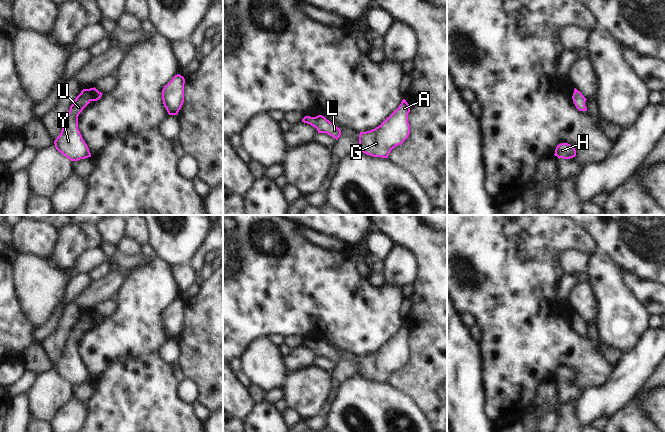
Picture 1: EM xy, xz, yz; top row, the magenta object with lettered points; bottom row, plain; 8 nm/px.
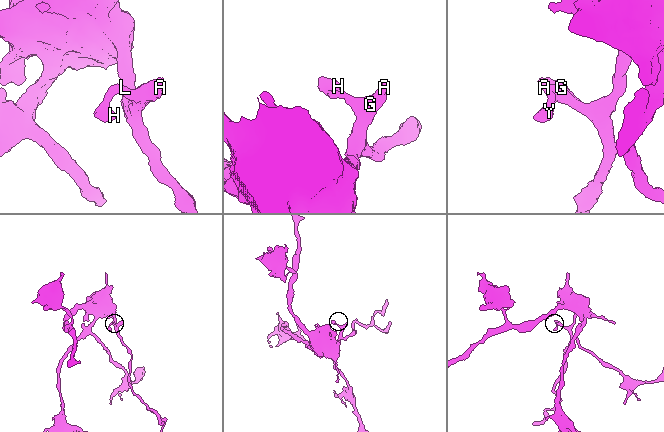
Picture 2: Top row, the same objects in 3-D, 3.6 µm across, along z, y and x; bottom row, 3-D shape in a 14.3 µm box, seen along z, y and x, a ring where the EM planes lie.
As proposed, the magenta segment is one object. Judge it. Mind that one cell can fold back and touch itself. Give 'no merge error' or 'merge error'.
no merge error

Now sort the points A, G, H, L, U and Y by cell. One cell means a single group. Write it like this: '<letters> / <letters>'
A G H L U Y

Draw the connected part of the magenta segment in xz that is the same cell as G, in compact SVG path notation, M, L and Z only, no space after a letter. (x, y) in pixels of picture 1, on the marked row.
M405 99L381 125L366 132L360 132L357 150L373 156L388 158L396 146L401 145L410 134L408 114L410 106Z

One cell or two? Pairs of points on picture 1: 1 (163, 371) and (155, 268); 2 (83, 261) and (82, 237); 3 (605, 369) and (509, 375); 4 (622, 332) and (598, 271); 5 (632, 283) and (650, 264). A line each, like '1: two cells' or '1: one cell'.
1: two cells
2: two cells
3: one cell
4: one cell
5: two cells

